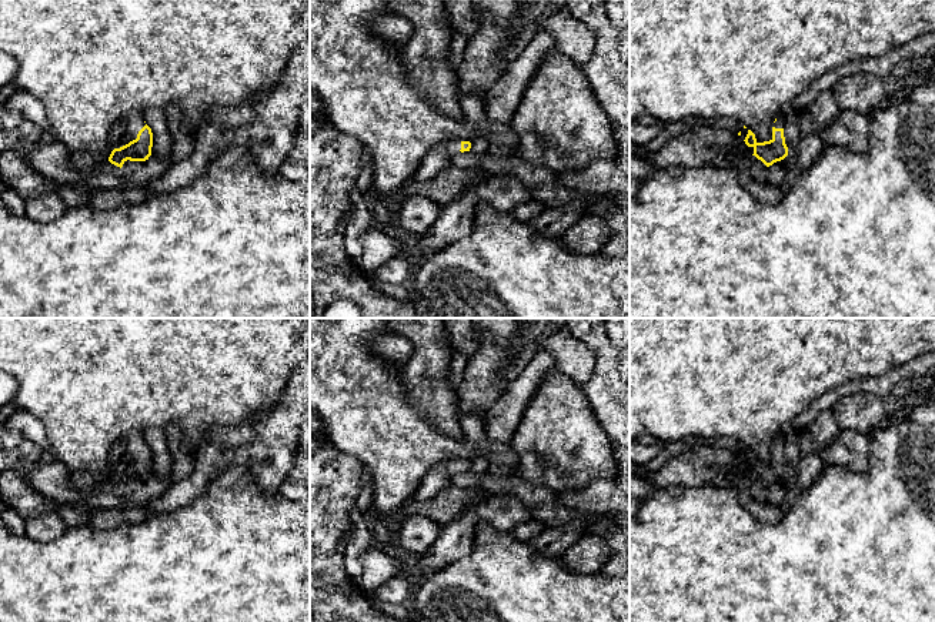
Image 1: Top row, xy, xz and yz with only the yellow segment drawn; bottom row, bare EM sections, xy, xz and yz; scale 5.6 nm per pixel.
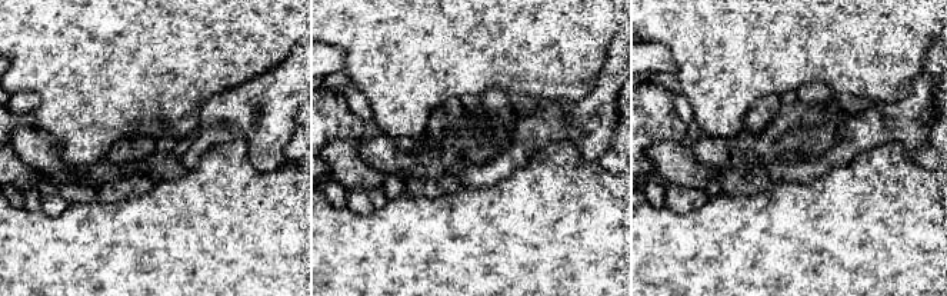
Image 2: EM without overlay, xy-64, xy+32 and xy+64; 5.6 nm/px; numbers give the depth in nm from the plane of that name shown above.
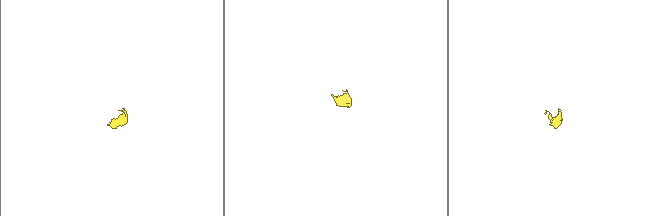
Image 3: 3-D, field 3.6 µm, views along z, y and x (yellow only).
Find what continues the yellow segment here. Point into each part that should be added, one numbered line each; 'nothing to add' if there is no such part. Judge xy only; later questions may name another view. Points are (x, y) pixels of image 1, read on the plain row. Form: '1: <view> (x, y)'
1: xy (126, 450)

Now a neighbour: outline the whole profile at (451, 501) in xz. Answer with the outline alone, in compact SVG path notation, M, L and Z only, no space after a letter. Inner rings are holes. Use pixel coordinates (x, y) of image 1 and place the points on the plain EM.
M448 485L433 499L408 499L401 512L404 516L423 515L443 526L457 519L465 508L475 508L480 502L491 496L490 492L481 489Z

